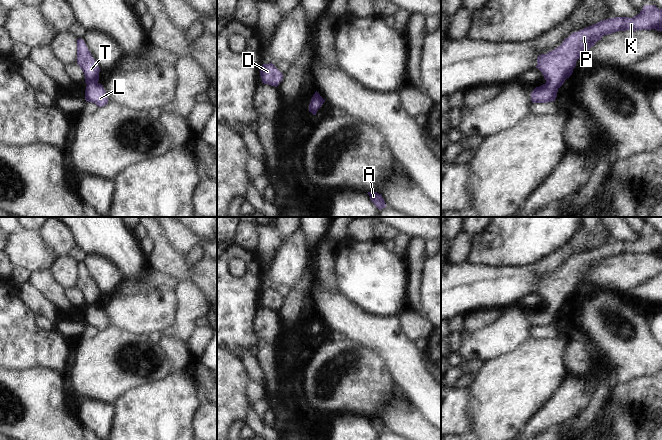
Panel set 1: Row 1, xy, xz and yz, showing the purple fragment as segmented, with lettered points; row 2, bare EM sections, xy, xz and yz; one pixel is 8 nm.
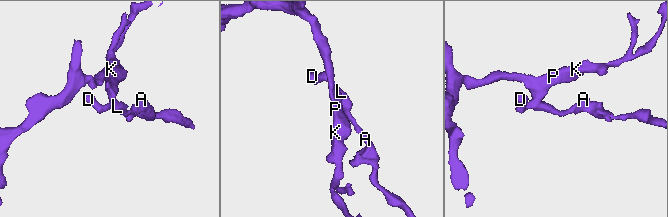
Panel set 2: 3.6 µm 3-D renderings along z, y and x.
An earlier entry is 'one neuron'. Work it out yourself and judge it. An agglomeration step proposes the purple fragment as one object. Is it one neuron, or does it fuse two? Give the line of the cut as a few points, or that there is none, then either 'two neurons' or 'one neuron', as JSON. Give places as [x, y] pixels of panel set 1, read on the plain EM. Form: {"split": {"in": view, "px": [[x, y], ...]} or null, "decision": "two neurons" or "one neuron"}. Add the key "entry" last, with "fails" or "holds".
{"split": null, "decision": "one neuron", "entry": "holds"}

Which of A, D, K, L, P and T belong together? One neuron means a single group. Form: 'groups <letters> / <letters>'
groups A D K L P T

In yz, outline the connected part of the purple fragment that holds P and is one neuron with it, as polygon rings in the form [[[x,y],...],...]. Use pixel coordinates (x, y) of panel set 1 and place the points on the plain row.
[[[645,229],[640,237],[632,242],[610,242],[572,257],[559,271],[538,280],[536,292],[542,296],[546,307],[532,315],[532,327],[555,325],[558,313],[572,299],[577,284],[604,259],[643,253],[662,255],[662,233],[655,229]]]

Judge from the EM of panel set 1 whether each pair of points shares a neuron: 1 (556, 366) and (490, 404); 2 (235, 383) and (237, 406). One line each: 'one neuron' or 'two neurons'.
1: one neuron
2: one neuron

